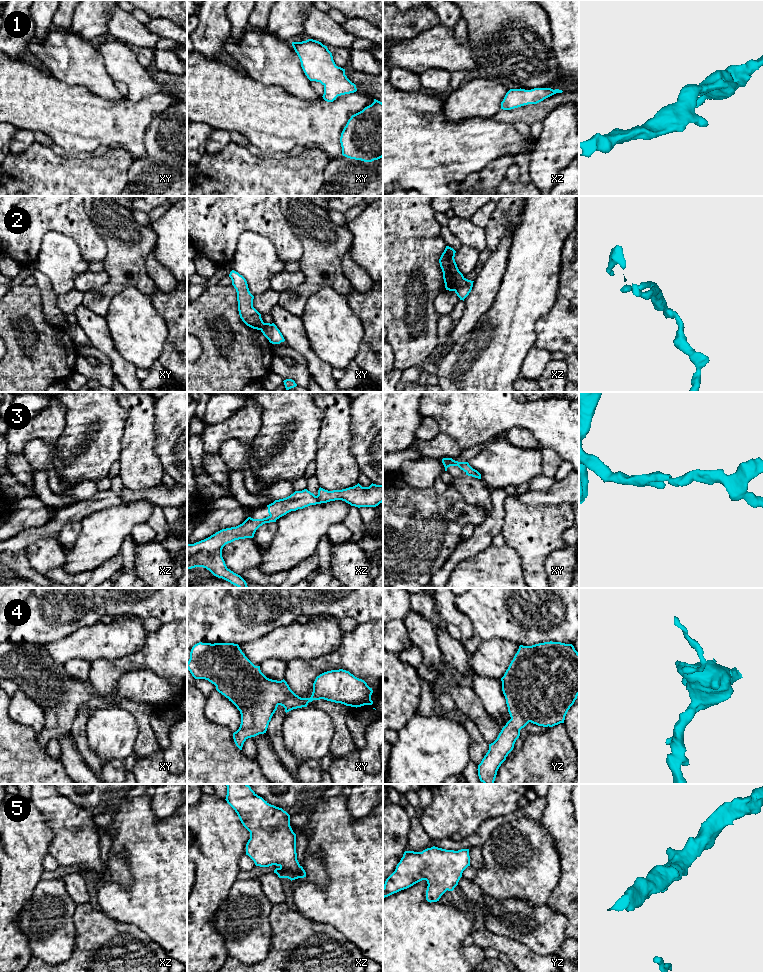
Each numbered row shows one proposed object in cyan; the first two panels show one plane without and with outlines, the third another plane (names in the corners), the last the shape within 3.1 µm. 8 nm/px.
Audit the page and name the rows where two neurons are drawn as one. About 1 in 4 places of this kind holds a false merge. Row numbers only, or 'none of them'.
2

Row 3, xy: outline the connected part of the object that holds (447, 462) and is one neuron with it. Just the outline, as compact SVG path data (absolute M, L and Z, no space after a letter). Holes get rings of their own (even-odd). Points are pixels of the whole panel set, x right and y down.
M443 458L442 463L445 467L445 471L447 471L447 468L450 466L458 466L466 473L466 475L481 479L481 474L477 470L473 469L468 462L458 462L452 458Z

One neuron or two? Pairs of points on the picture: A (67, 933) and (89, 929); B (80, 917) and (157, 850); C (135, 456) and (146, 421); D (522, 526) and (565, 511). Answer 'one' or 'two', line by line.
A: two
B: two
C: one
D: one

